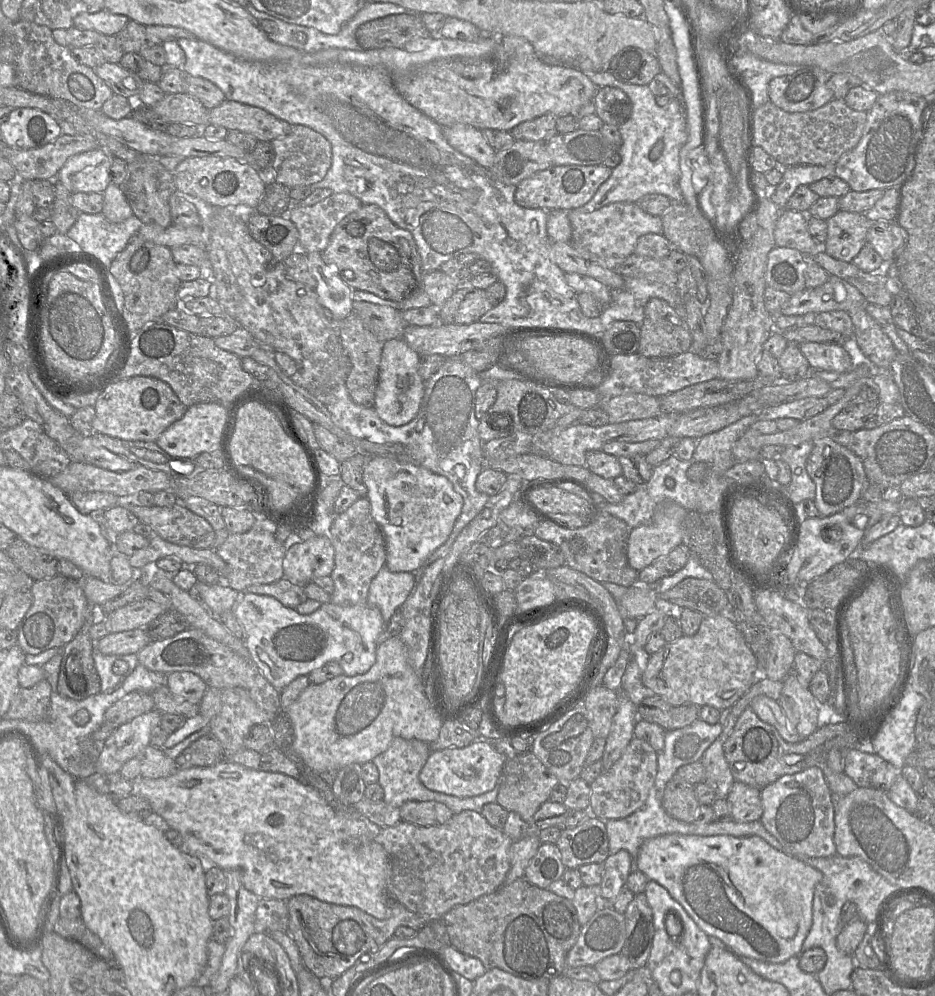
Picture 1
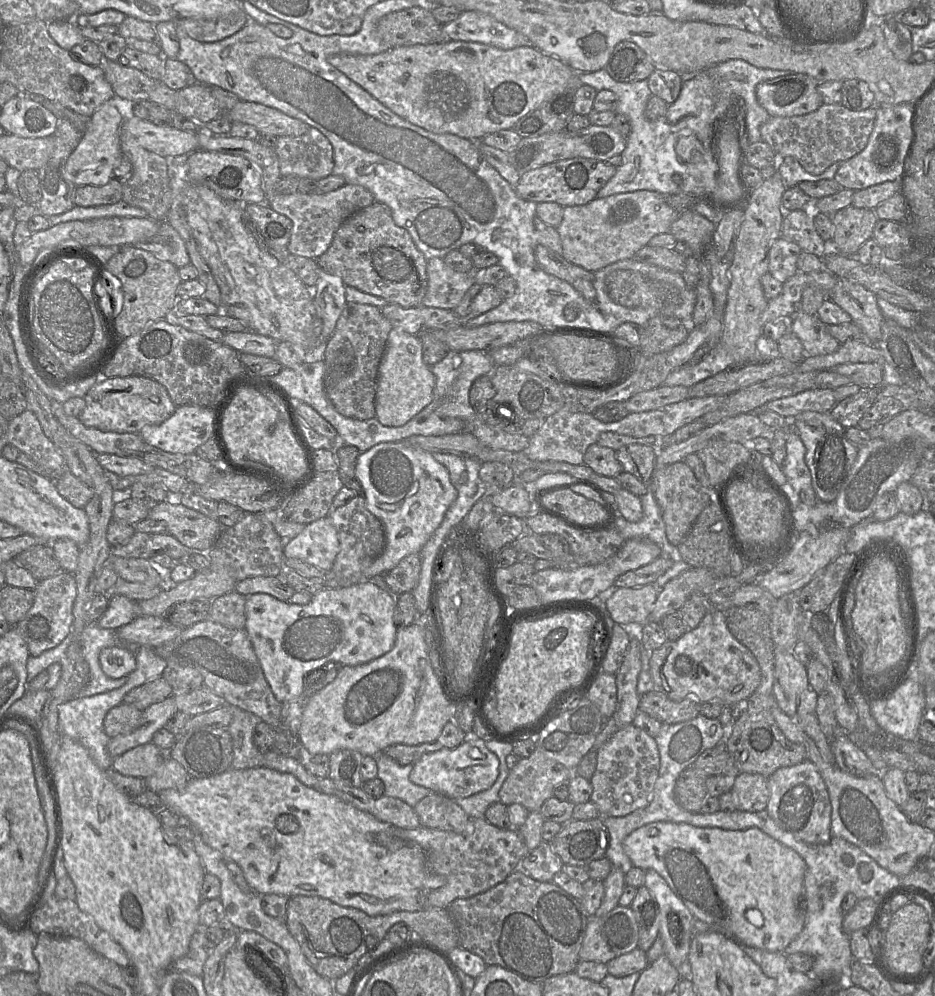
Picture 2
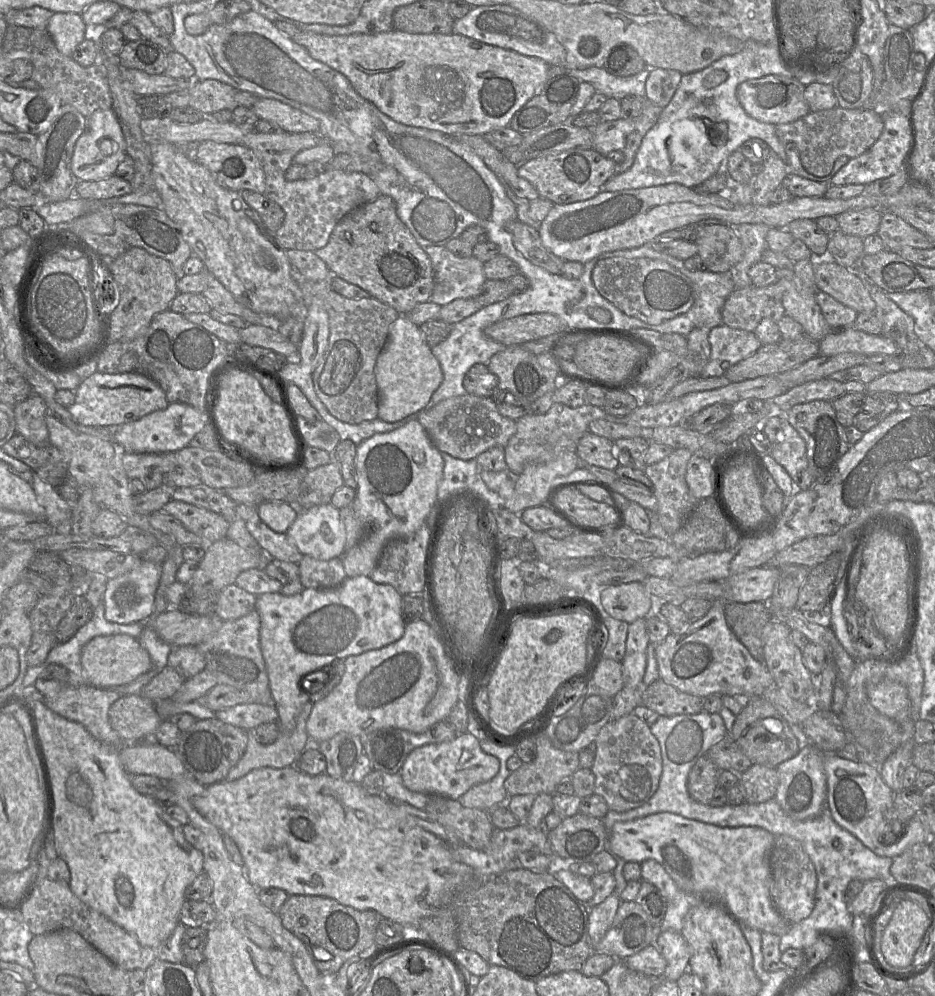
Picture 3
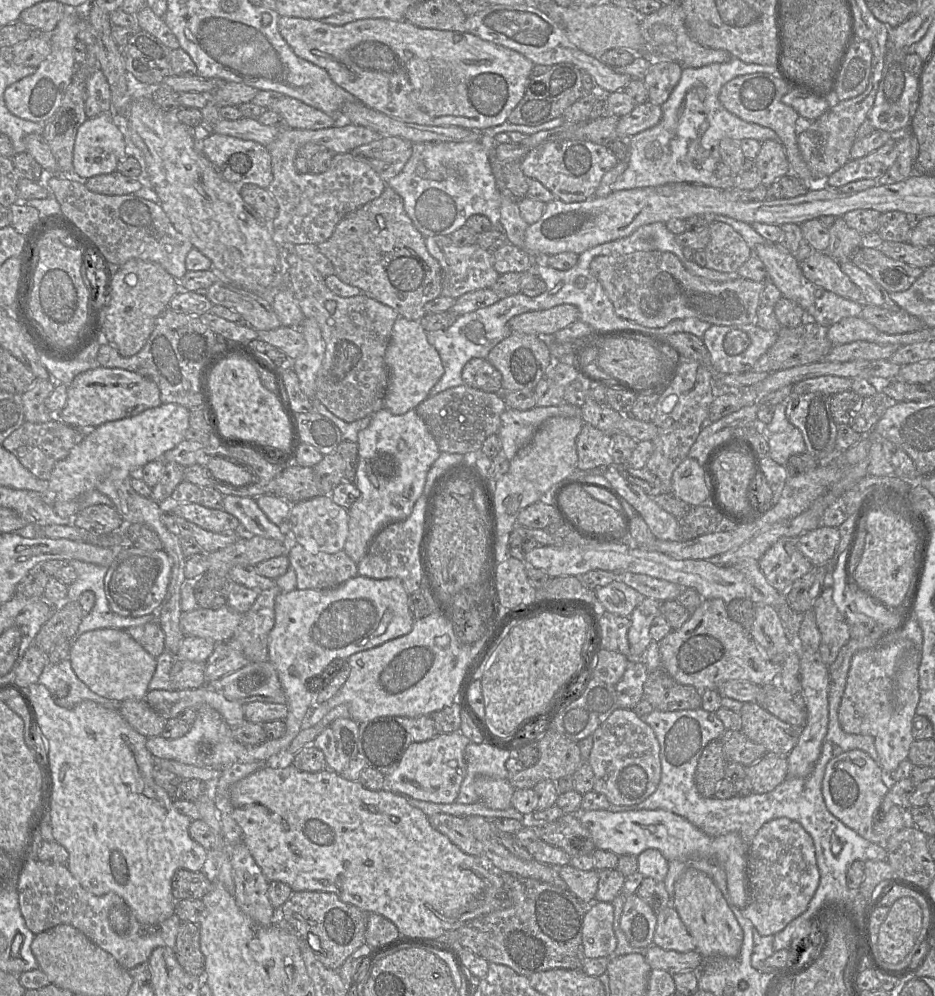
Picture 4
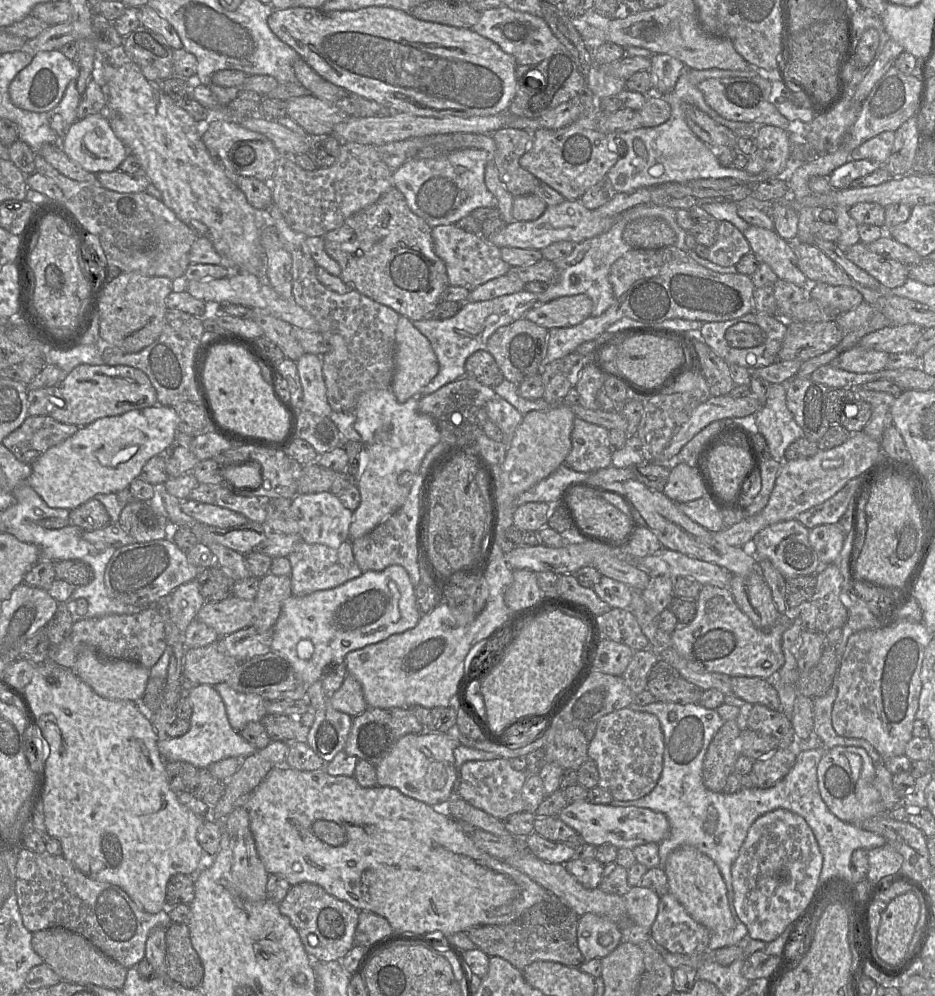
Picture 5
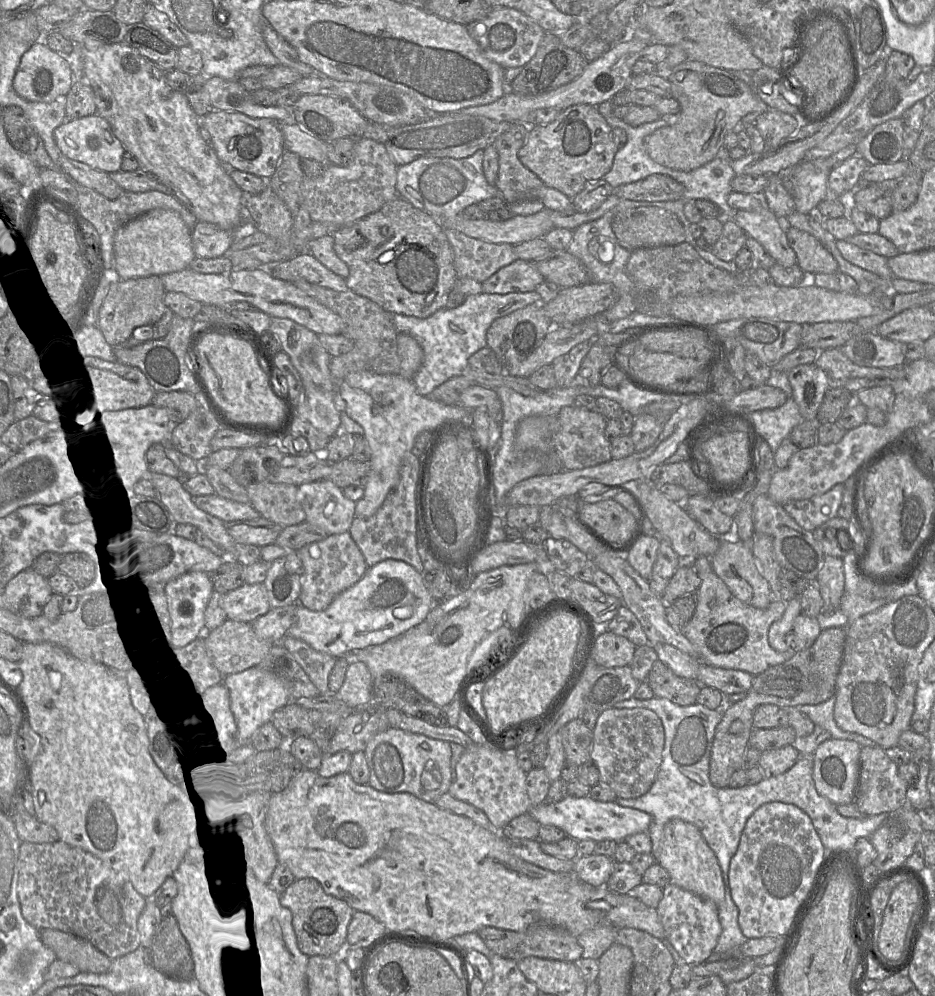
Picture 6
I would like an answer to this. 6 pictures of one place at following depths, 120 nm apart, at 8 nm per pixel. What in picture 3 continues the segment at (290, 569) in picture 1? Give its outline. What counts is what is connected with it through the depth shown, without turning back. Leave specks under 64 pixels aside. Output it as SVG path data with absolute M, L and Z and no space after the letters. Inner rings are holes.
M331 503L313 506L307 510L298 510L297 518L286 534L302 555L328 561L336 557L342 557L345 553L345 527L340 518L339 509Z

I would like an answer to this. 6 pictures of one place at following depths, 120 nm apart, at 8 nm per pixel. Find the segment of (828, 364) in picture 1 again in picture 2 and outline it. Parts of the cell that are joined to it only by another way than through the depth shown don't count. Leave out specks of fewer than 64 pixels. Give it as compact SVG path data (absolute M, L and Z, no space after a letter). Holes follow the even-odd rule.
M798 310L792 318L792 332L801 341L806 356L831 354L838 350L840 343L827 331L827 325L816 315Z

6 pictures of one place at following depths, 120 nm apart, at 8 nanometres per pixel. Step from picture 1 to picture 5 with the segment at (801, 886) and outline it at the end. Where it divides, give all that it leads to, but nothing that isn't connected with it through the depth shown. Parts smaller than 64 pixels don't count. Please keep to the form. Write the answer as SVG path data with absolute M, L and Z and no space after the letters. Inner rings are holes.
M584 800L568 803L558 814L558 817L580 835L582 842L594 846L611 844L618 849L628 848L633 850L639 845L659 844L670 832L670 824L665 814L649 808L591 804Z

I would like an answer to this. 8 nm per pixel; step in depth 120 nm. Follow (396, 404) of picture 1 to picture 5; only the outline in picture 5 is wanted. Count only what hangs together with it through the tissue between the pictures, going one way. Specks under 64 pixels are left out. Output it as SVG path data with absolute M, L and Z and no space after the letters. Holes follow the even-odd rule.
M400 316L395 334L396 353L395 371L391 383L391 389L397 400L401 403L410 397L419 396L425 387L438 373L439 363L430 341L406 316Z

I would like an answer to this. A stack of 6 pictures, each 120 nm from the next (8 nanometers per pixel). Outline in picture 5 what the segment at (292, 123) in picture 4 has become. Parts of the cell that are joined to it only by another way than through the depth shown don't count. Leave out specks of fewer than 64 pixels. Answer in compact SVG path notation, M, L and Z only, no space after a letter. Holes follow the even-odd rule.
M311 94L287 101L287 115L308 135L330 135L336 125L349 118L337 106Z

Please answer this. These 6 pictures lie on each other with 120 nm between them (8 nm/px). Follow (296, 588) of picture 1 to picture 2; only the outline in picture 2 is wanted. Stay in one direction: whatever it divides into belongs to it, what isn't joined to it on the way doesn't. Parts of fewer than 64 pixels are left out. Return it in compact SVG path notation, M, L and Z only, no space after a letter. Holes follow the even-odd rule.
M257 576L247 578L237 582L234 590L244 596L256 593L265 593L284 602L289 602L290 598L296 592L290 585L287 584L282 576Z

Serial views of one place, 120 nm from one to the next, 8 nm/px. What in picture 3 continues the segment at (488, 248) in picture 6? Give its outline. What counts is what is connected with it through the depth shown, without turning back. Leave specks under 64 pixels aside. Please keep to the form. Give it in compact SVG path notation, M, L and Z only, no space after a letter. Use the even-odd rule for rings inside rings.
M446 246L422 247L429 256L434 275L434 289L429 301L441 306L446 305L456 299L475 298L481 287L487 280L483 263L471 257L457 257Z

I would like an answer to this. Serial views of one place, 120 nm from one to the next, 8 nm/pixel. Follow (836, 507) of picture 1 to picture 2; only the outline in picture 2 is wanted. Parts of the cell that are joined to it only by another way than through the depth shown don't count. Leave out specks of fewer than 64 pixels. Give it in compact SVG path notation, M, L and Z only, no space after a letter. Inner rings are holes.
M804 411L788 420L788 426L799 435L805 445L805 463L810 470L812 487L820 502L836 499L858 454L858 448L845 437L845 428L830 412Z

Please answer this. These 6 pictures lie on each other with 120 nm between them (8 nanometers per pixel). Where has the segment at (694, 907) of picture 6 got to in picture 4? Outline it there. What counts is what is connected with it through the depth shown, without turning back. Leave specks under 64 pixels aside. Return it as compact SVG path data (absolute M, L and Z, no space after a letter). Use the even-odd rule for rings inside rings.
M673 901L657 913L653 943L665 950L677 952L696 950L695 941L673 906Z

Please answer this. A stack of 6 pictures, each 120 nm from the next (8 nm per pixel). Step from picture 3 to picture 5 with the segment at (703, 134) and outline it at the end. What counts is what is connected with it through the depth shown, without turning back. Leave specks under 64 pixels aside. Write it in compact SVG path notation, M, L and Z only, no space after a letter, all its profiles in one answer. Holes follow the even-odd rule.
M685 67L674 89L664 96L671 107L669 119L655 127L642 127L628 132L613 133L623 139L627 145L627 152L619 157L615 165L608 171L615 192L628 192L643 187L653 187L665 183L686 183L697 179L746 178L746 171L735 167L723 167L719 164L716 151L701 141L689 128L685 121L683 104L691 104L709 115L716 123L729 128L737 137L755 138L762 124L756 122L737 122L727 120L715 112L705 101L699 84L711 78L750 77L762 73L758 70L724 70L710 68L696 70ZM641 140L647 151L647 159L638 156L634 151L634 141Z

